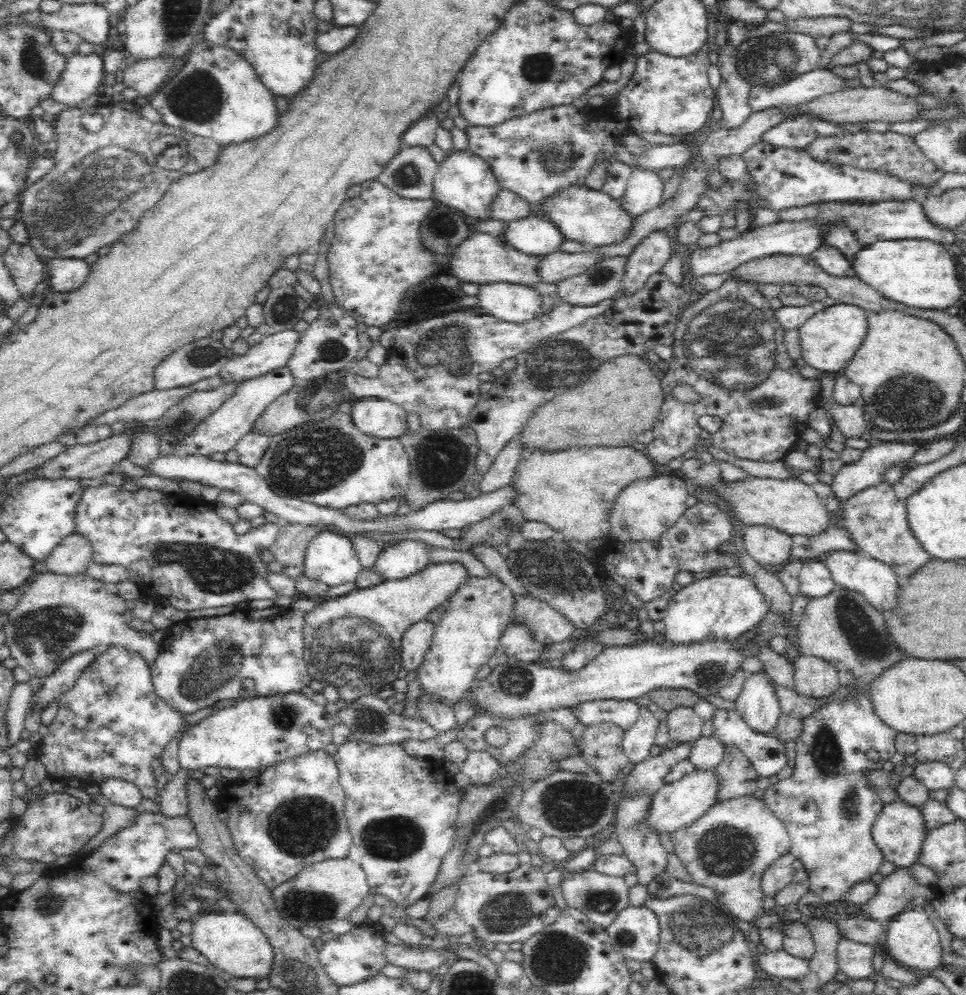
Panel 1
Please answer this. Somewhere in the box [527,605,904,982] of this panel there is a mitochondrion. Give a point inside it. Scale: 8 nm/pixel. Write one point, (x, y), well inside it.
(700, 932)

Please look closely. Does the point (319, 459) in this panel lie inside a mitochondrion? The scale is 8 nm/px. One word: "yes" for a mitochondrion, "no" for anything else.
yes

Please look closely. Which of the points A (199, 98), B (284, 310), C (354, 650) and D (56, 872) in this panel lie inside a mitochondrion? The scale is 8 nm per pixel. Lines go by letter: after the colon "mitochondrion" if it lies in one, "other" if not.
A: mitochondrion
B: mitochondrion
C: mitochondrion
D: mitochondrion

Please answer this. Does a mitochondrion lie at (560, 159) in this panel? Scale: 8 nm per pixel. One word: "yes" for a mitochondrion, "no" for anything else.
yes

